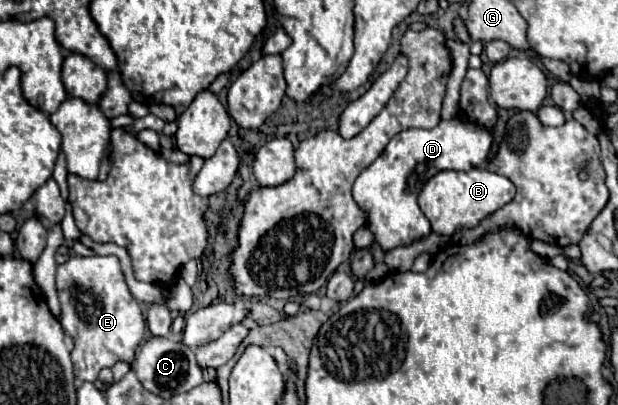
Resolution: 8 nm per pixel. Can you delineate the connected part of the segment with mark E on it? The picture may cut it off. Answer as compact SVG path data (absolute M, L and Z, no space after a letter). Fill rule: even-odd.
M115 255L69 257L63 265L57 265L55 277L61 301L61 325L75 339L71 353L75 377L95 381L103 367L113 367L117 361L131 363L135 347L145 337L145 317L125 283L119 259Z

